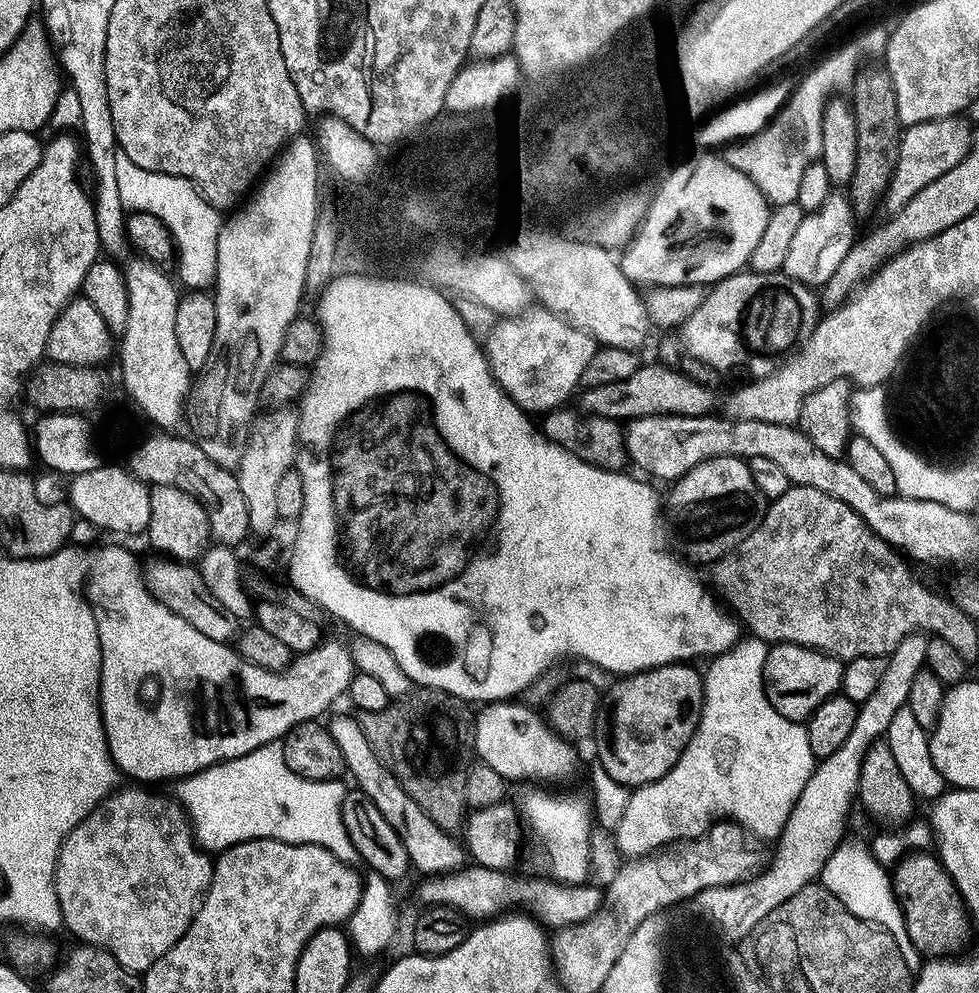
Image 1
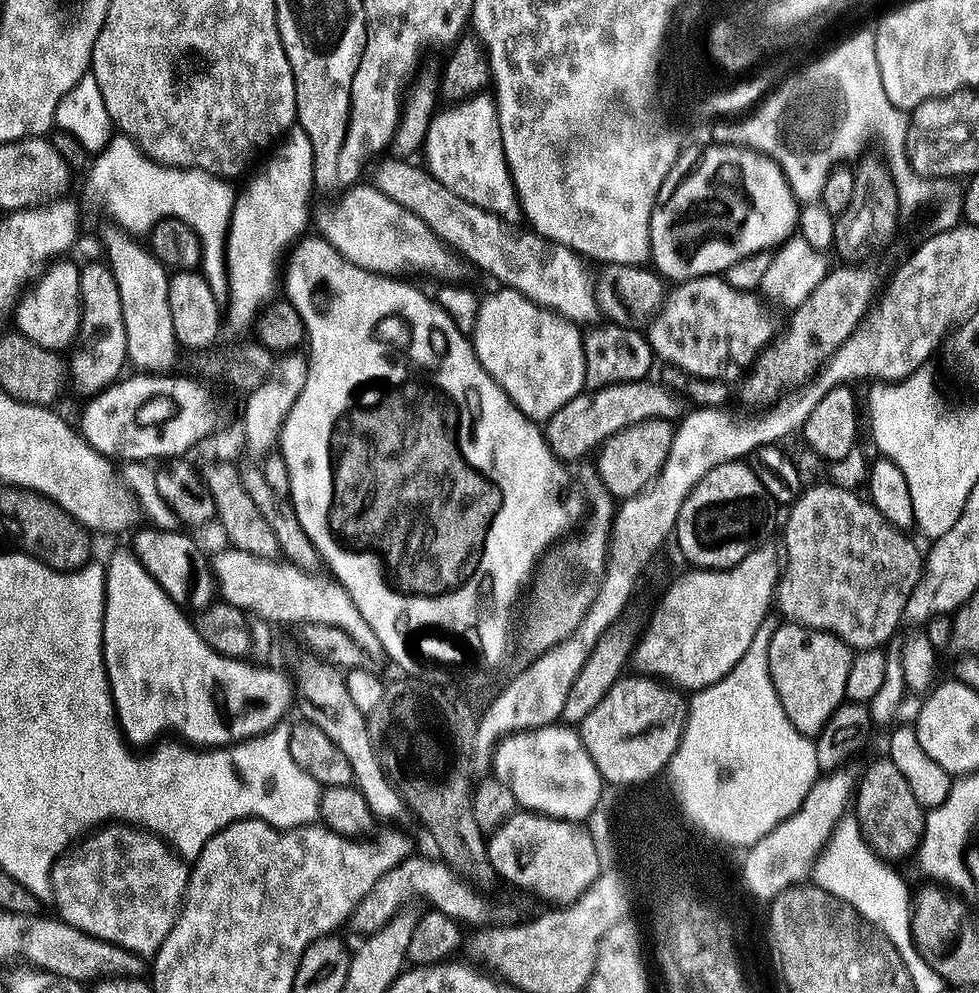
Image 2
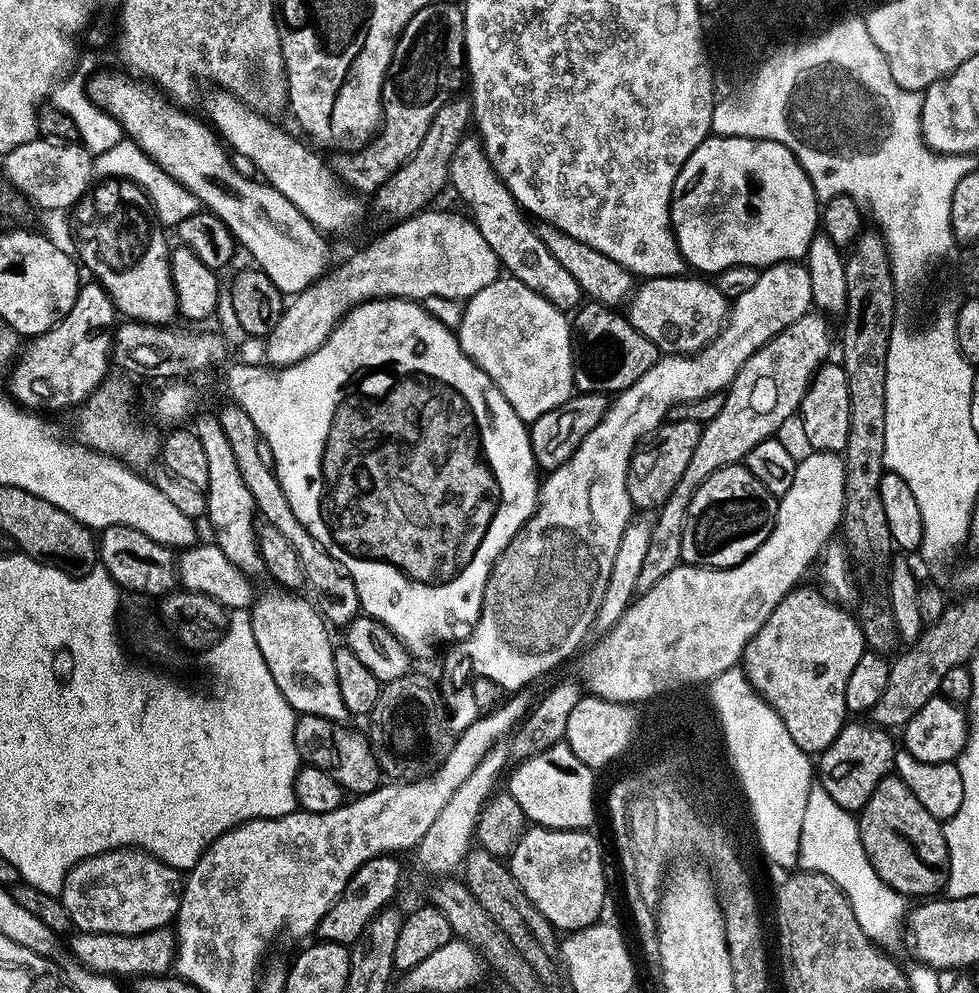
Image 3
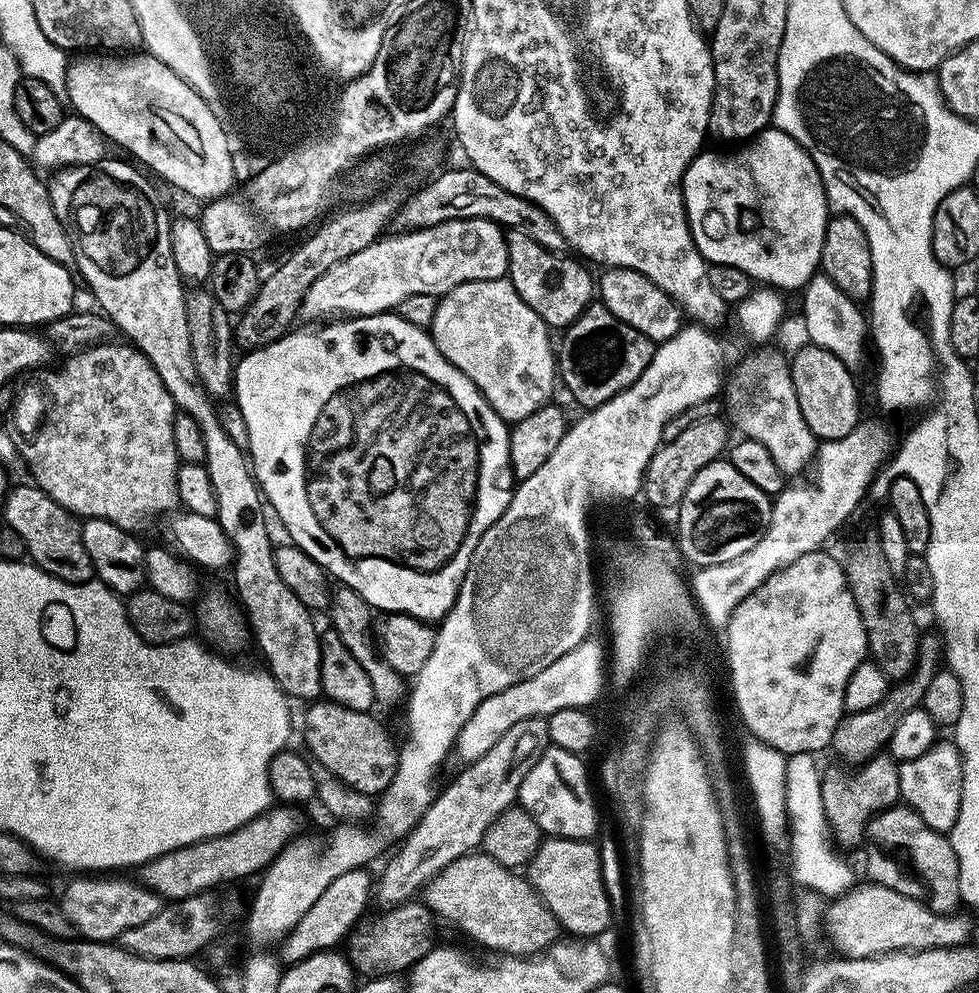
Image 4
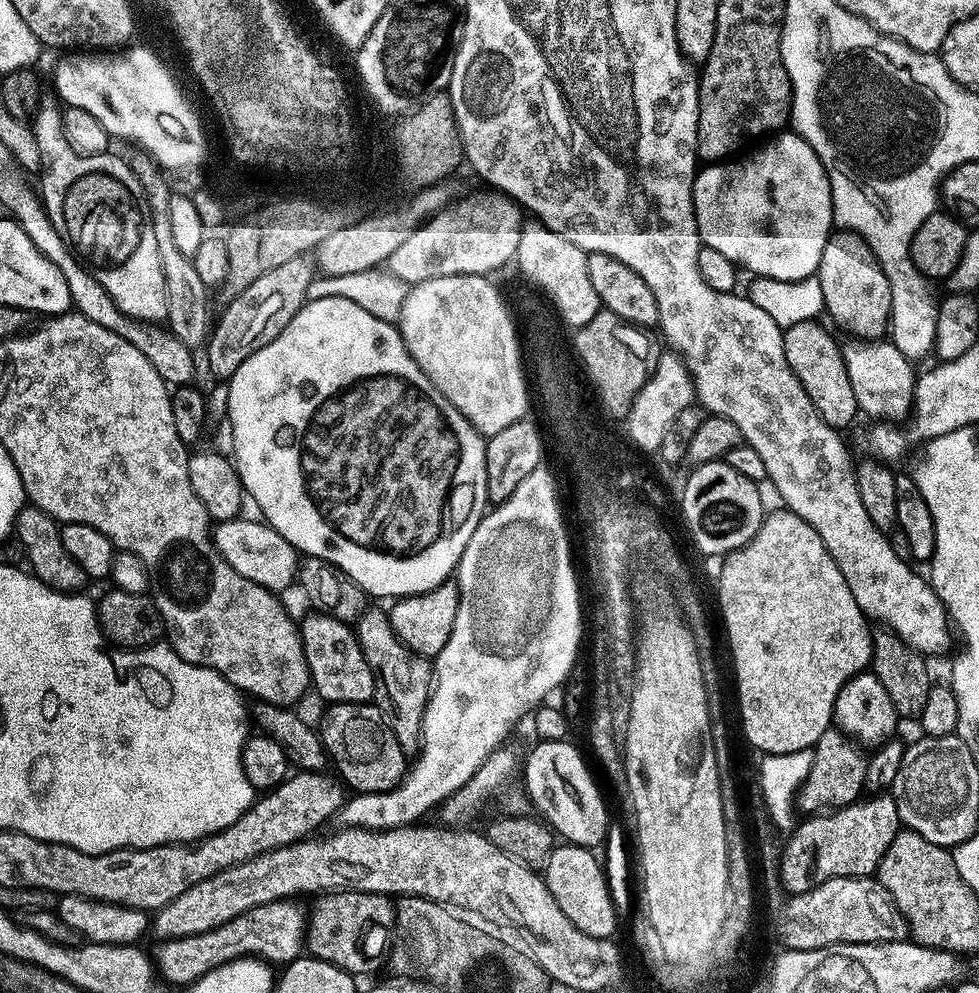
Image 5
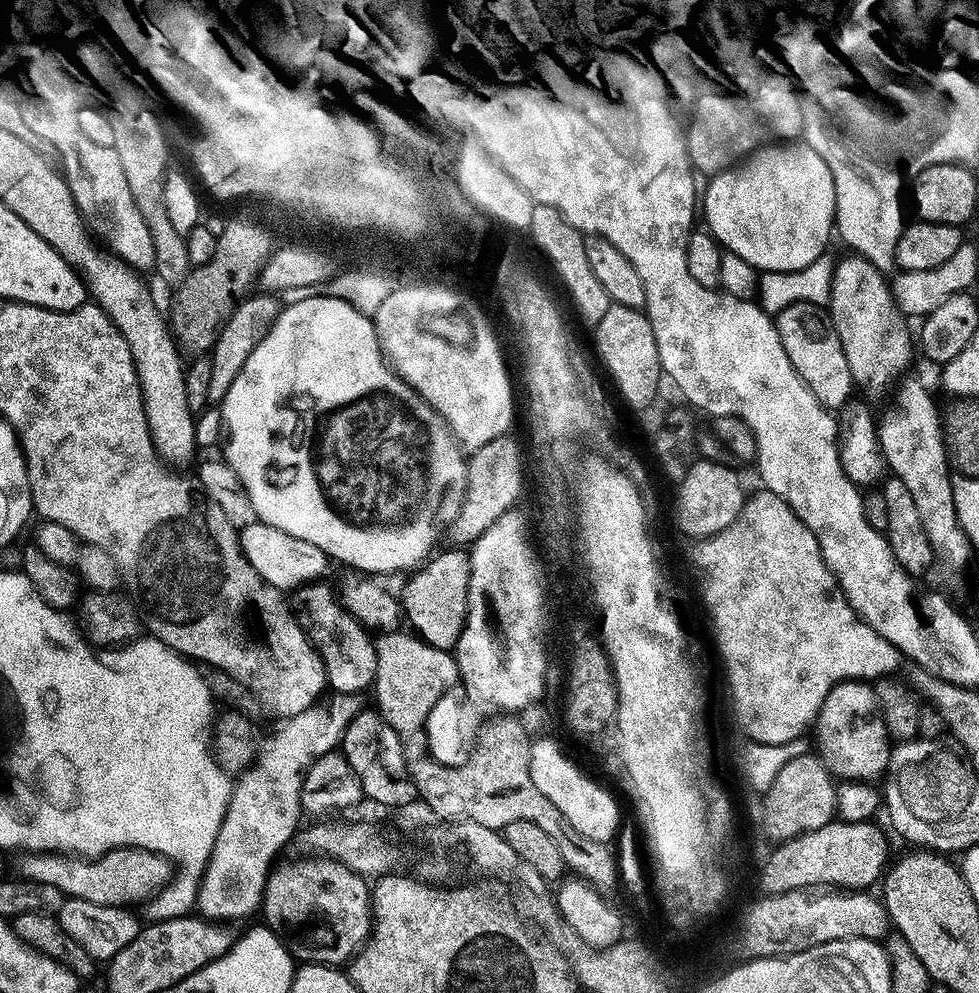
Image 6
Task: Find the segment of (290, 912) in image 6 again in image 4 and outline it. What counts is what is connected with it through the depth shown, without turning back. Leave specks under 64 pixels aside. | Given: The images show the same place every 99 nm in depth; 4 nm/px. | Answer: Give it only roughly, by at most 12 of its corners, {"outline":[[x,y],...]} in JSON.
{"outline":[[411,900],[354,928],[349,964],[401,975],[434,947],[436,920]]}

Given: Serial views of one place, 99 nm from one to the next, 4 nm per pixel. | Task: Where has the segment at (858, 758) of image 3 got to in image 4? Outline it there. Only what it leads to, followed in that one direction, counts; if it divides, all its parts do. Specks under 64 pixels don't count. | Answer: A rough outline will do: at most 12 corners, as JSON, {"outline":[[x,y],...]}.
{"outline":[[879,754],[825,771],[828,827],[863,845],[872,817],[900,800],[900,764]]}

